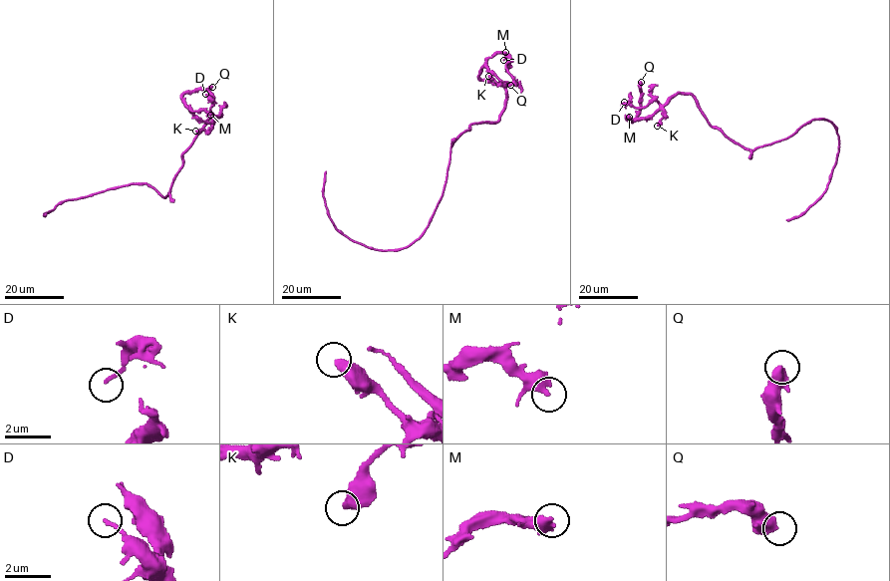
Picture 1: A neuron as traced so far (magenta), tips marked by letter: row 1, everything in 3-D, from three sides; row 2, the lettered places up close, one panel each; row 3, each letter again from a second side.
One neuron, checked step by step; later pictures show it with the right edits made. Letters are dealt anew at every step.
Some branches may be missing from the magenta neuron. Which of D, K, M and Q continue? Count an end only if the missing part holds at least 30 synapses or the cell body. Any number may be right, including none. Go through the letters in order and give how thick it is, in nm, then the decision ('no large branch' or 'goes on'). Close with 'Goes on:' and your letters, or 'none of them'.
D: 130 nm | no large branch
K: 420 nm | no large branch
M: 360 nm | no large branch
Q: 500 nm | no large branch
Goes on: none of them

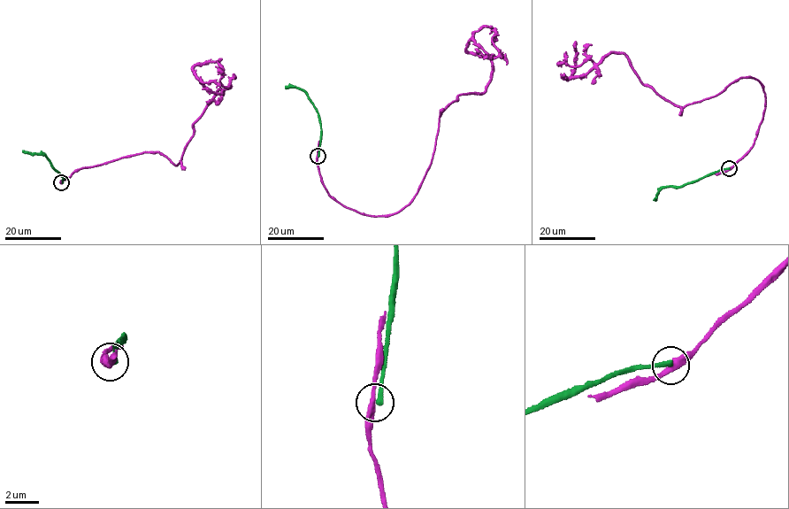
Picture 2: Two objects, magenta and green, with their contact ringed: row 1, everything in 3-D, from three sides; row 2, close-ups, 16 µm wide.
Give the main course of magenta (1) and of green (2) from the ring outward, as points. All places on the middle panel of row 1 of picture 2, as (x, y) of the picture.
1: (317, 156), (341, 204), (398, 212), (440, 112), (485, 91), (492, 58), (469, 42), (496, 57)
2: (318, 156), (321, 126), (317, 110), (302, 90), (285, 86)

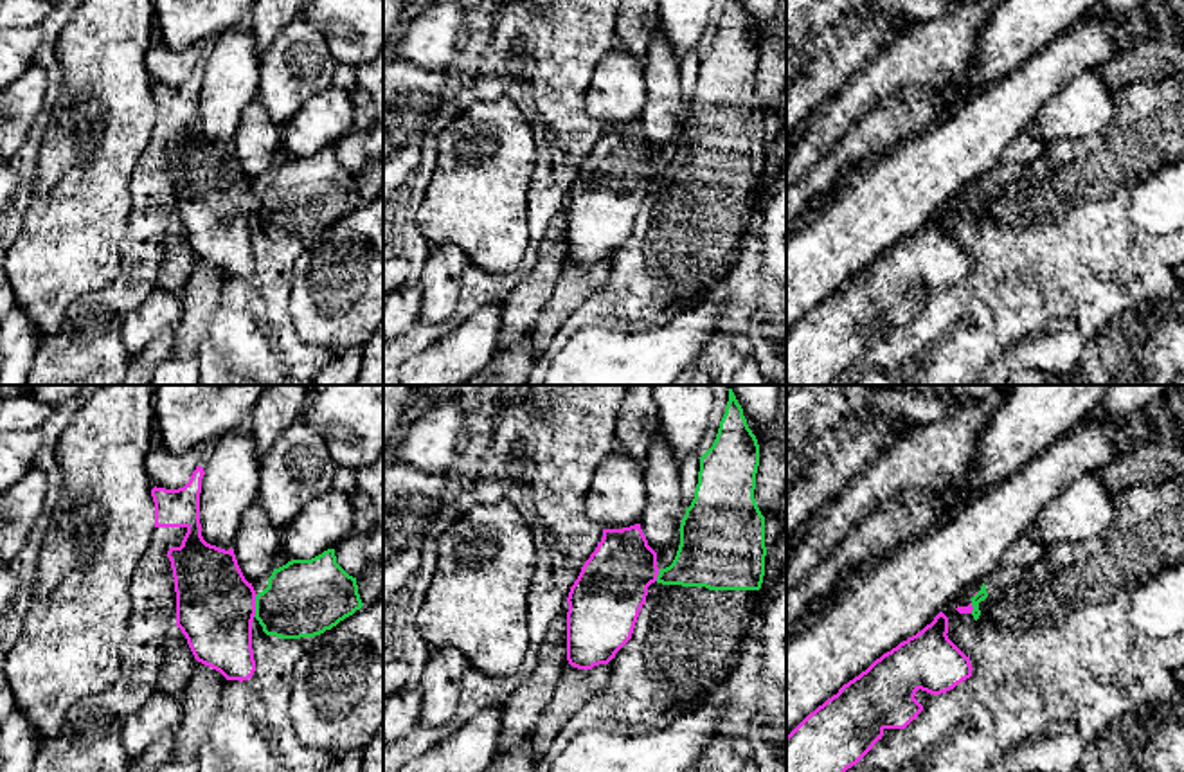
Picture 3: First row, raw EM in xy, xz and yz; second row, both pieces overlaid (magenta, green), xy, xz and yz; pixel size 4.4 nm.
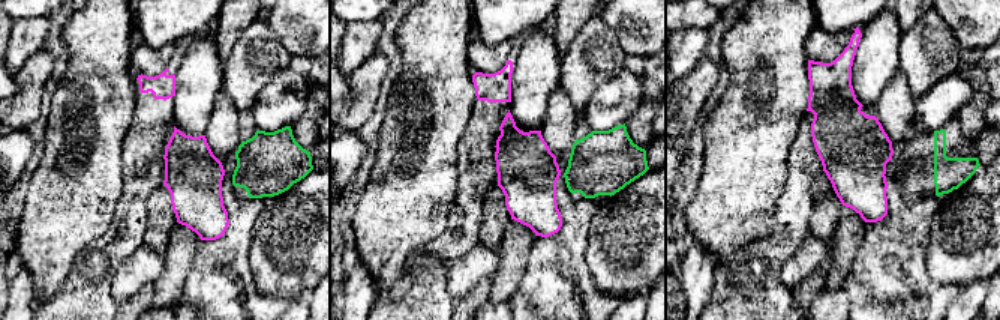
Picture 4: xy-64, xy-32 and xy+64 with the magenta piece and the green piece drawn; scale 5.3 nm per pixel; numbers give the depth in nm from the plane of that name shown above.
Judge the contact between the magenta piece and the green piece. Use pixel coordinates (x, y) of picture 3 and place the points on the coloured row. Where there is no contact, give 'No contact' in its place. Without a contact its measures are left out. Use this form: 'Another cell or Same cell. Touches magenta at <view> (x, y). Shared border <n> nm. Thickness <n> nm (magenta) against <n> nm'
Another cell. Touches magenta at xy (254, 605). Shared border 110 nm. Thickness 360 nm (magenta) against 340 nm

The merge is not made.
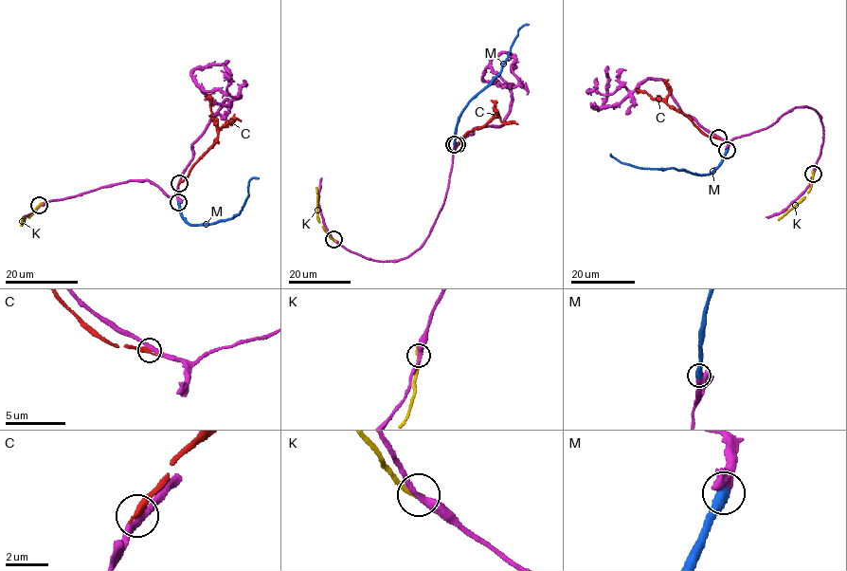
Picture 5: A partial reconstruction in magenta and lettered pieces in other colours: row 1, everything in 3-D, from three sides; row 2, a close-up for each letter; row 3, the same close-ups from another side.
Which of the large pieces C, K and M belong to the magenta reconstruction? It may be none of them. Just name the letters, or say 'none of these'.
M

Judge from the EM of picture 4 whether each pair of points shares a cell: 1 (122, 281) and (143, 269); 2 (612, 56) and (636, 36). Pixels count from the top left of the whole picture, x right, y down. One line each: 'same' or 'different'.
1: same
2: different

